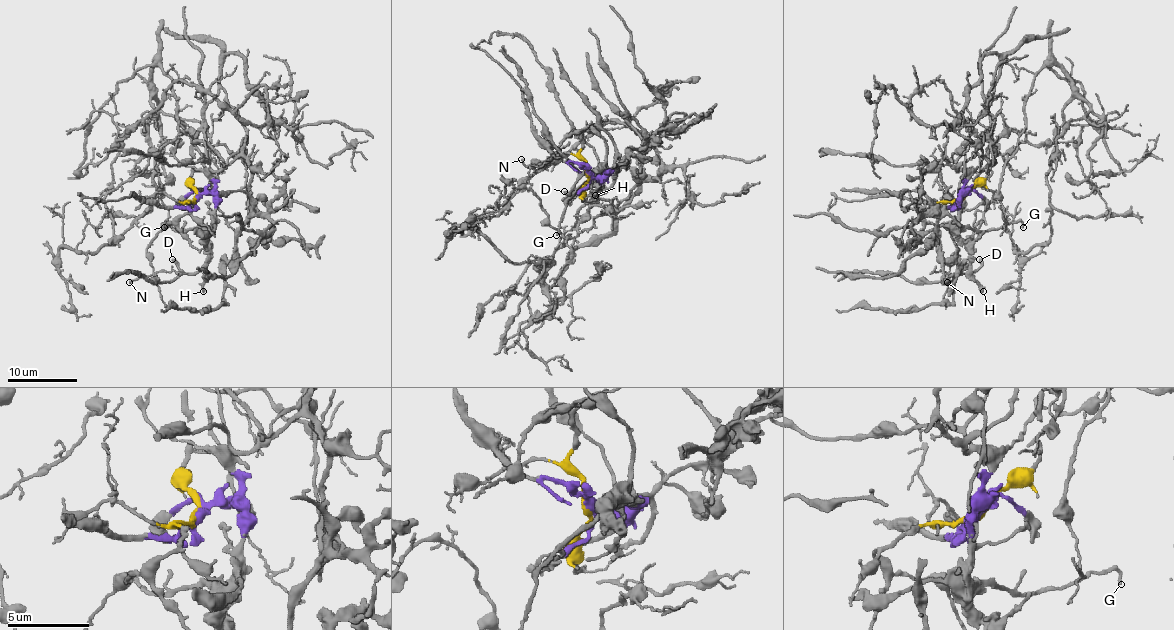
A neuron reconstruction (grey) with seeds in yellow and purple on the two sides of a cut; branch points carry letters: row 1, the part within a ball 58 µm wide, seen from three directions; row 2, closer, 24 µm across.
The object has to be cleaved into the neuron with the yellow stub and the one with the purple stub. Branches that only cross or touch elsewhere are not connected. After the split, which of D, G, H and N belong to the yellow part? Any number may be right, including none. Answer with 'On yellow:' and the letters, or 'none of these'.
On yellow: N

